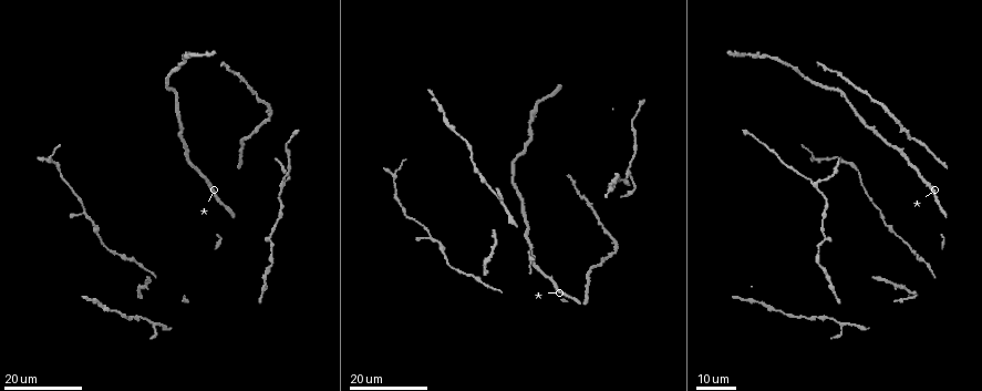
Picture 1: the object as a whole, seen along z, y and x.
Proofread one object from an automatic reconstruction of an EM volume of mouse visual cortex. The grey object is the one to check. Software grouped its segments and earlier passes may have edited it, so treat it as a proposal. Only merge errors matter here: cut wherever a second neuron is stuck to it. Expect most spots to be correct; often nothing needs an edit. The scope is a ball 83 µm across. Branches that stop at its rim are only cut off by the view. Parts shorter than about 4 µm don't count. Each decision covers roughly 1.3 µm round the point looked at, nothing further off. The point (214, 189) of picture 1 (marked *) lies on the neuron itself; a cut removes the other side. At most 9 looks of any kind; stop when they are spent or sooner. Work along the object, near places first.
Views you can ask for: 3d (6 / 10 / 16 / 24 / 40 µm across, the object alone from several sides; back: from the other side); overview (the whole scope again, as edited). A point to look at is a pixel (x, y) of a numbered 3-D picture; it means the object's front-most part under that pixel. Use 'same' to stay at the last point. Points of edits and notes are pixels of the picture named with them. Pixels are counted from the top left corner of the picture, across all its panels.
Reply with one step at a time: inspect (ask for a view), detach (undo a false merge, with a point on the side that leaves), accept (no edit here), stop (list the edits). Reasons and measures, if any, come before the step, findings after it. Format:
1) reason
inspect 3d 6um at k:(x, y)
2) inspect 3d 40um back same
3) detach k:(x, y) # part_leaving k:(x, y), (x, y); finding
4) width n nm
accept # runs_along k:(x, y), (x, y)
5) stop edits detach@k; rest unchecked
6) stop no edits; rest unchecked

branch point
inspect 3d 24um at 1:(487, 257)

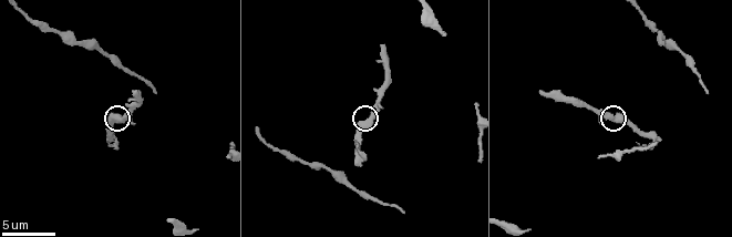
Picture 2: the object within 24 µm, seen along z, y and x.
closer look
inspect 3d 10um at 2:(118, 116)

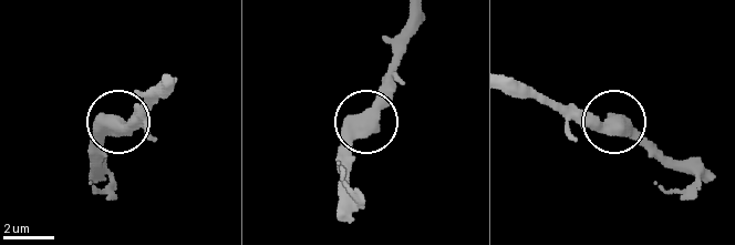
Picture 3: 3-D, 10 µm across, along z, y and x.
width 460 nm
accept # all the same neuron

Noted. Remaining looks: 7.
calibre changes
inspect 3d 24um at 1:(486, 182)

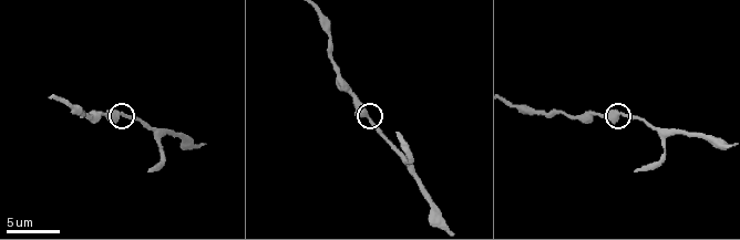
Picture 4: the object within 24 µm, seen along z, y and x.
closer look
inspect 3d 6um at 4:(120, 112)

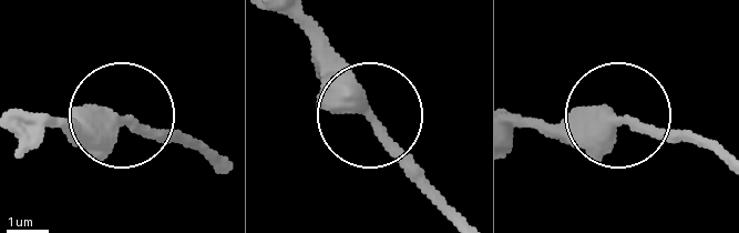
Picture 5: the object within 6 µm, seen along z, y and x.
width 370 nm
accept # continuous, no second neuron

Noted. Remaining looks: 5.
calibre changes
inspect 3d 16um at 1:(270, 242)

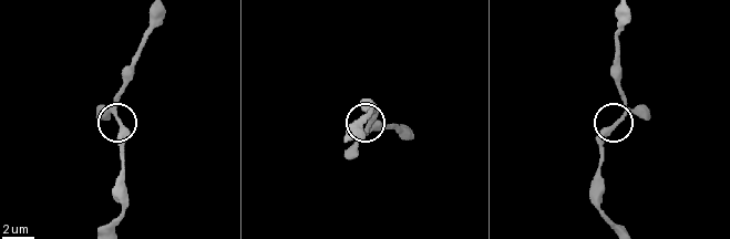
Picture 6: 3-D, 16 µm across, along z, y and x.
inspect 3d 10um at 6:(621, 120)

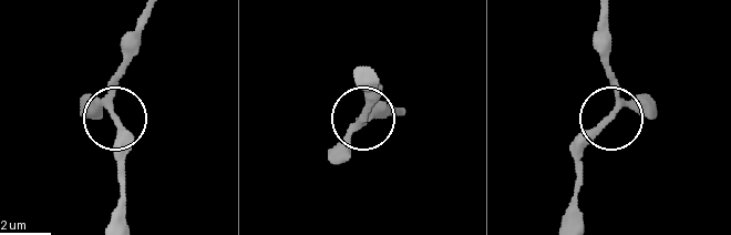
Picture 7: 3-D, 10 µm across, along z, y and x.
arms 3
accept # runs_along 7:(606, 18), (606, 55), (618, 106), (576, 167); one neuron here

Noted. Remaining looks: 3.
side arm on a straight run
inspect 3d 24um at 1:(813, 184)

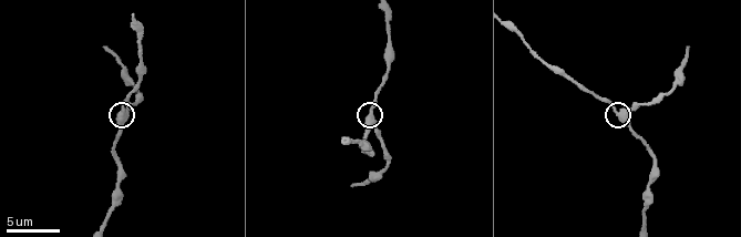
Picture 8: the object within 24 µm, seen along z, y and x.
inspect 3d 6um at 8:(370, 116)

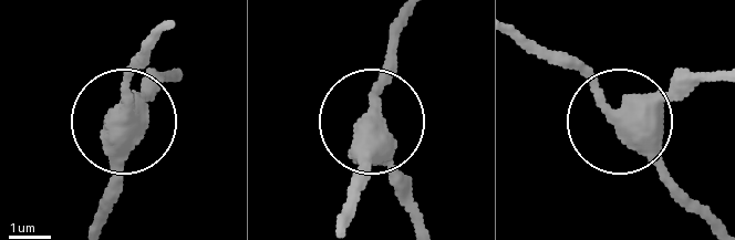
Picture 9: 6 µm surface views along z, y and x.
width 430 nm
accept # all the same neuron

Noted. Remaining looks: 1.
stop no edits; rest unchecked

